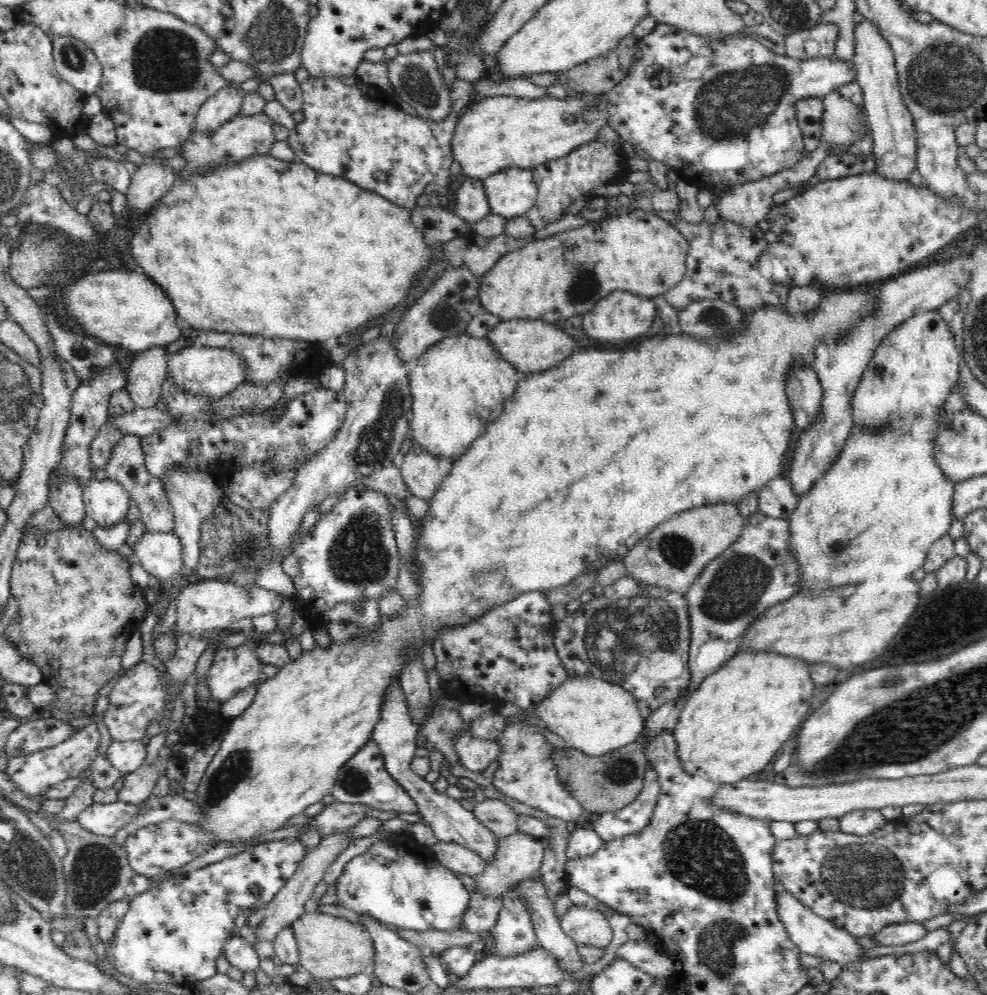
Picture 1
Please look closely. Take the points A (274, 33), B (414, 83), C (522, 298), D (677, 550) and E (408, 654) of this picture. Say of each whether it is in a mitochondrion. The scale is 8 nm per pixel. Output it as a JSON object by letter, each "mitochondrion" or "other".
{"A":"mitochondrion","B":"mitochondrion","C":"other","D":"mitochondrion","E":"other"}

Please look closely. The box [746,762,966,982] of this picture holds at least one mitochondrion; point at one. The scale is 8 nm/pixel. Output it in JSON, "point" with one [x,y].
{"point":[868,876]}

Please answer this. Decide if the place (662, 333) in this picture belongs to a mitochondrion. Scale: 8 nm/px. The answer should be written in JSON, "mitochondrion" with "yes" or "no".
{"mitochondrion":"no"}

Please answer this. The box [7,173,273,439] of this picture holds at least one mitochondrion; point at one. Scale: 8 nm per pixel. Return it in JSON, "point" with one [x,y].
{"point":[42,243]}

